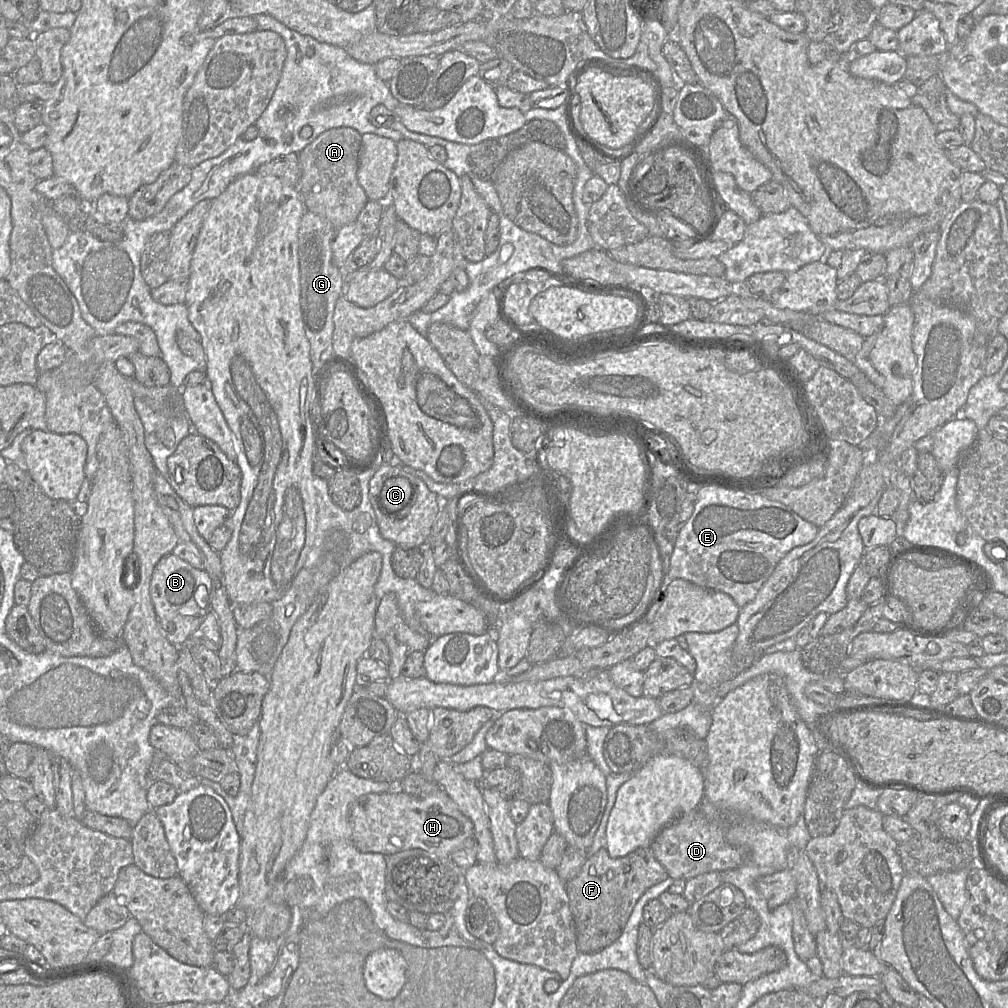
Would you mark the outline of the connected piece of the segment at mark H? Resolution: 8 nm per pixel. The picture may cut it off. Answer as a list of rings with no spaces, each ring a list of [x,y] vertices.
[[[439,788],[426,797],[417,797],[393,789],[386,793],[370,793],[358,798],[351,806],[349,821],[352,829],[352,841],[363,853],[381,853],[391,855],[409,849],[421,849],[439,860],[450,861],[451,853],[467,838],[473,836],[472,821],[466,817],[448,794]]]

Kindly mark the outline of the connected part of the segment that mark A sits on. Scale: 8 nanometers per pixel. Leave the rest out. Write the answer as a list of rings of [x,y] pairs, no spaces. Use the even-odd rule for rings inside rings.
[[[351,127],[322,132],[299,153],[301,176],[299,193],[306,210],[327,219],[336,229],[356,221],[368,201],[357,180],[362,135]]]

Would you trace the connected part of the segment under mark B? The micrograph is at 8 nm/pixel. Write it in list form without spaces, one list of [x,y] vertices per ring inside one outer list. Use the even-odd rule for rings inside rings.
[[[173,553],[162,557],[154,568],[150,583],[151,600],[163,634],[175,646],[185,645],[210,611],[210,607],[200,607],[195,600],[199,585],[204,585],[210,596],[212,581],[209,574],[204,569],[194,568]]]

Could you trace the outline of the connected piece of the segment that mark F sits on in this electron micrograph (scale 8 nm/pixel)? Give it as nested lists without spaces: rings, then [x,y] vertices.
[[[650,847],[638,848],[618,858],[610,857],[606,848],[587,856],[578,874],[565,883],[579,951],[597,952],[616,941],[638,899],[647,889],[667,877],[666,869],[655,858]]]

